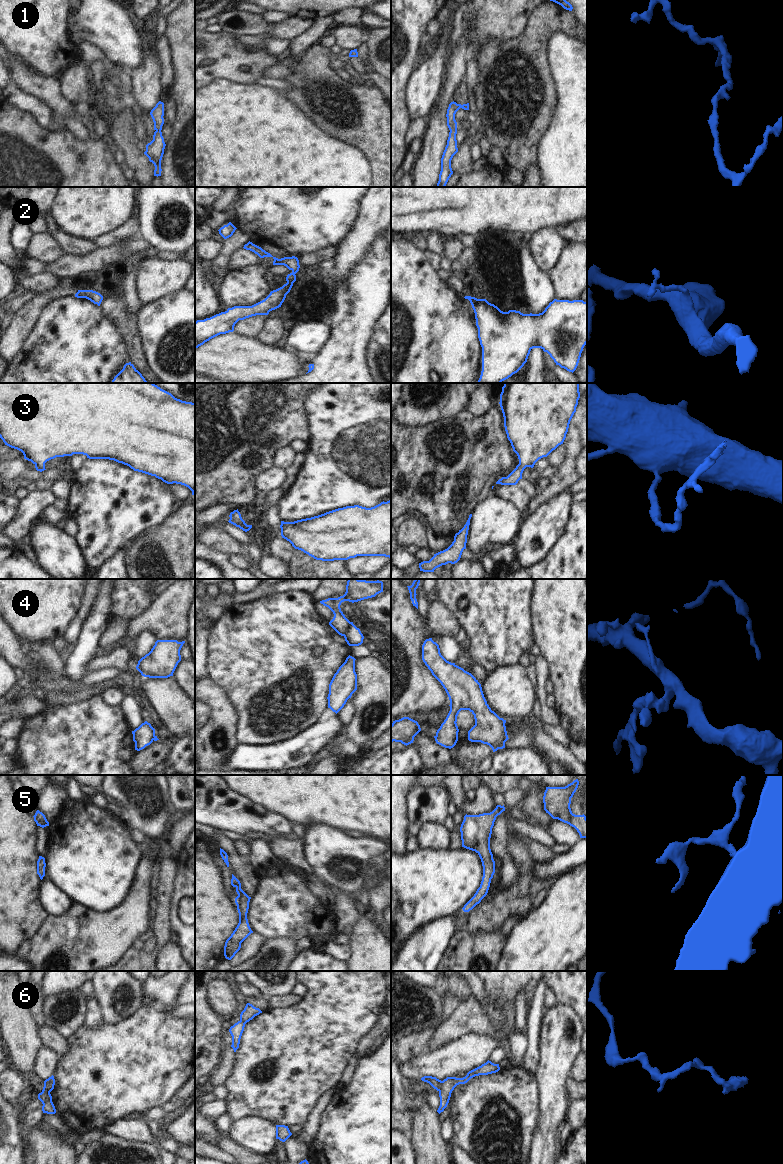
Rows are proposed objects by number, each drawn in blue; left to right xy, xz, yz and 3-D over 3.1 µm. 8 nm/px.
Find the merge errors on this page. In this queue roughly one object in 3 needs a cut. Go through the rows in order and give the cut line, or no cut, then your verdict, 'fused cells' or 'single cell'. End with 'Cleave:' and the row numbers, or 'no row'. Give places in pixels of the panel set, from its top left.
1: no cut; single cell
2: no cut; single cell
3: no cut; single cell
4: cut in xz along (351, 622), (343, 635); fused cells
5: no cut; single cell
6: cut in yz along (442, 1081), (439, 1091); fused cells
Cleave: 4, 6

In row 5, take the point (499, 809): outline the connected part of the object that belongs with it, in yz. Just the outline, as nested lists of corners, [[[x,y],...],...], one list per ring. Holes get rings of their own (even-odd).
[[[497,805],[490,813],[465,815],[460,827],[462,847],[475,851],[482,862],[483,877],[474,896],[462,908],[469,912],[487,895],[495,873],[495,861],[490,849],[490,838],[496,817],[505,811],[504,805]]]

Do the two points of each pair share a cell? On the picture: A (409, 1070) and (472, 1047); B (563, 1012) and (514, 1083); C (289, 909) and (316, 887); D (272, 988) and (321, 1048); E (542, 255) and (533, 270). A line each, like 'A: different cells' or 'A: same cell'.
A: same cell
B: different cells
C: different cells
D: different cells
E: different cells

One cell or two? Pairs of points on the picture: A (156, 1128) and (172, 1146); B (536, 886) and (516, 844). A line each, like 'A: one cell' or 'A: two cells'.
A: one cell
B: two cells

